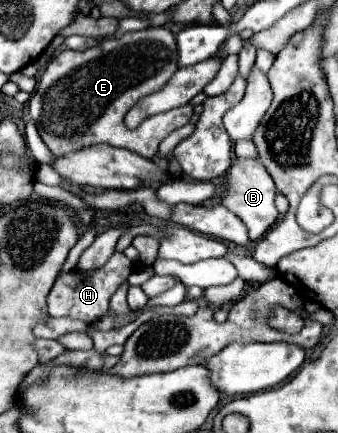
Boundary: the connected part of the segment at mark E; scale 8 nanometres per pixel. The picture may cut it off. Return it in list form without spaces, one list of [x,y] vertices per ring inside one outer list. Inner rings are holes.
[[[169,28],[127,32],[121,38],[101,40],[101,44],[85,52],[67,48],[49,60],[43,80],[39,80],[37,90],[33,92],[29,100],[31,120],[55,156],[105,142],[137,152],[143,158],[153,158],[159,142],[169,132],[189,122],[193,108],[183,106],[159,116],[151,116],[135,130],[125,128],[123,116],[141,96],[159,90],[175,70],[177,44]]]

